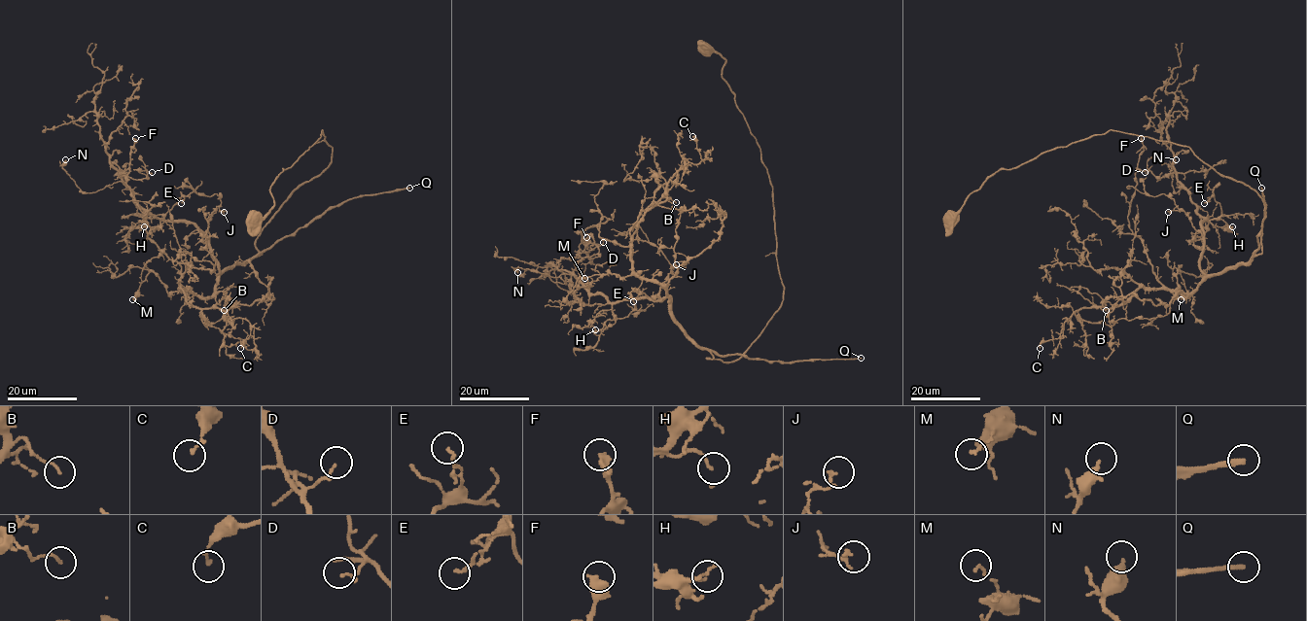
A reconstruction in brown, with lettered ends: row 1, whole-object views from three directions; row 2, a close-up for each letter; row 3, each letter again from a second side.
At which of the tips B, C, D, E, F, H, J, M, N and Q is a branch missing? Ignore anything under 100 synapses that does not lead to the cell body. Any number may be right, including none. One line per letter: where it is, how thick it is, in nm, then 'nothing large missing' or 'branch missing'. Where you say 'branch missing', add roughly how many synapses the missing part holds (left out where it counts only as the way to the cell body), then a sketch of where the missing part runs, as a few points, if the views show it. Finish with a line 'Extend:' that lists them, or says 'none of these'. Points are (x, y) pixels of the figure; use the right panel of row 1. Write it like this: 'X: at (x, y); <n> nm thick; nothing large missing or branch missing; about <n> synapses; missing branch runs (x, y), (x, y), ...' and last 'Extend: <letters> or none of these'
B: at (1106, 310); 100 nm thick; nothing large missing
C: at (1040, 348); 170 nm thick; nothing large missing
D: at (1145, 172); 110 nm thick; nothing large missing
E: at (1204, 203); 100 nm thick; nothing large missing
F: at (1141, 138); 320 nm thick; nothing large missing
H: at (1232, 226); 110 nm thick; nothing large missing
J: at (1168, 212); 110 nm thick; nothing large missing
M: at (1181, 299); 140 nm thick; nothing large missing
N: at (1176, 159); 320 nm thick; nothing large missing
Q: at (1261, 188); 280 nm thick; branch missing; about 350 synapses; missing branch runs (1261, 188), (1282, 164), (1262, 162), (1245, 227), (1221, 184), (1161, 174), (1147, 129), (1169, 129), (1147, 123)
Extend: Q

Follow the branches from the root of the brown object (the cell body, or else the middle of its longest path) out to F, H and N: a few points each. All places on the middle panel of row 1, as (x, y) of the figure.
F: (705, 49), (725, 60), (766, 168), (782, 304), (738, 360), (707, 359), (632, 250), (597, 224), (586, 237)
H: (705, 49), (725, 60), (766, 168), (783, 300), (733, 362), (707, 359), (669, 296), (618, 300), (595, 329)
N: (705, 49), (772, 187), (783, 300), (759, 336), (707, 359), (669, 296), (517, 272)

